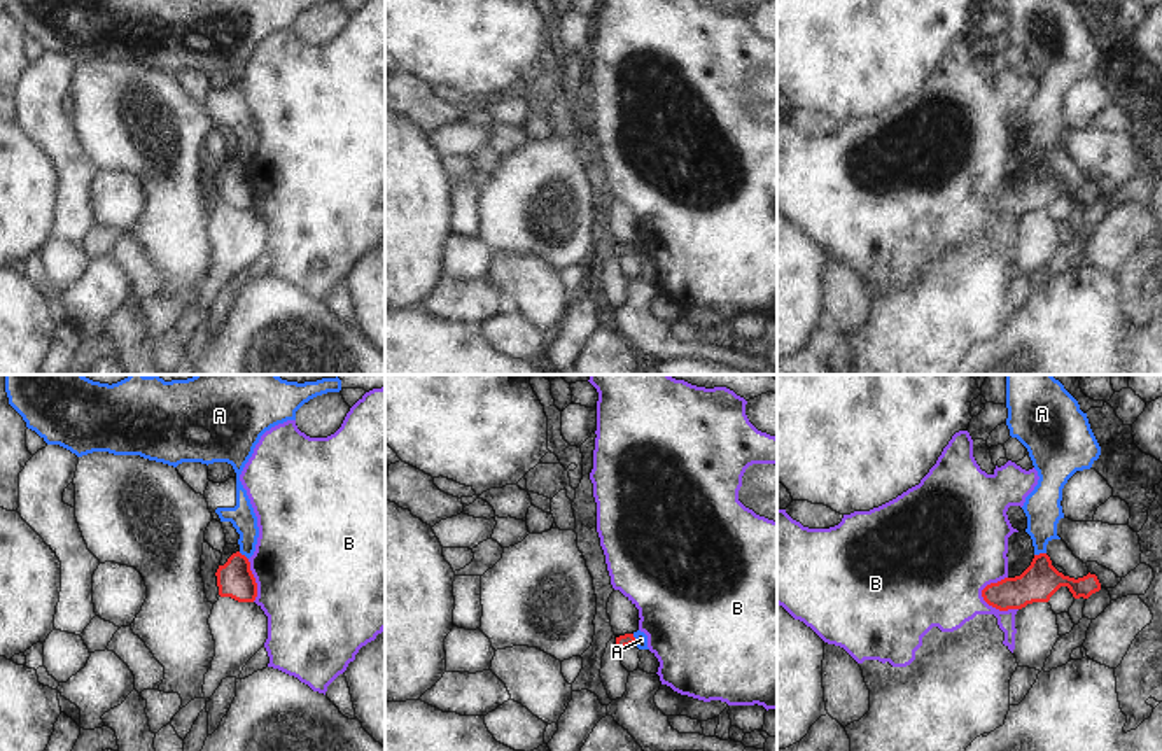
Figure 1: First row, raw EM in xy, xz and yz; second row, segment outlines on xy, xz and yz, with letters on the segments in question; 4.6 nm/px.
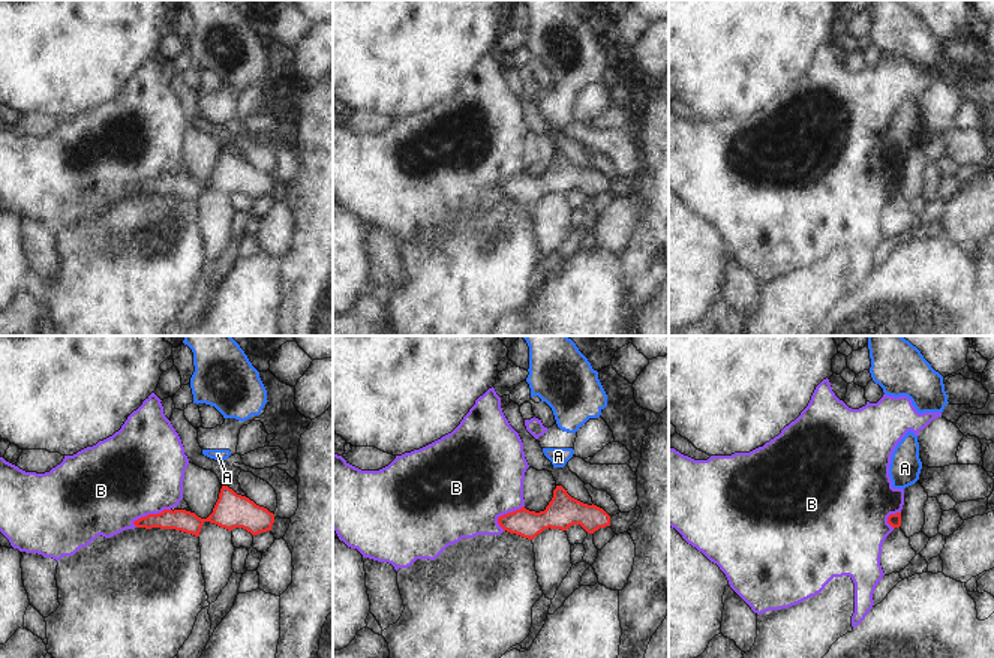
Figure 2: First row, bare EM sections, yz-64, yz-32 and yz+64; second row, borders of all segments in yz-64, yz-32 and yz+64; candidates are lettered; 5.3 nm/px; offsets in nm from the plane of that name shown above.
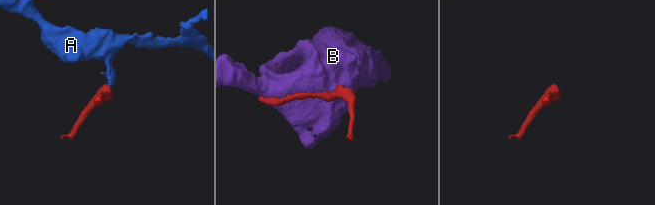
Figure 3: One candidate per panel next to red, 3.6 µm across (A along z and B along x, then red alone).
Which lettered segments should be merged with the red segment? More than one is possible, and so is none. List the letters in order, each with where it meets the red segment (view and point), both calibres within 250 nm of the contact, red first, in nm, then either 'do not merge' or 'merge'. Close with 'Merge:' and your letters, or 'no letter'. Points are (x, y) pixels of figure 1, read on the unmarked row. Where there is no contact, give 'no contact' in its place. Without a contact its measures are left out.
A: yz (1040, 161) | 170/170 nm | do not merge
B: yz (996, 216) | 170/340 nm | do not merge
Merge: no letter

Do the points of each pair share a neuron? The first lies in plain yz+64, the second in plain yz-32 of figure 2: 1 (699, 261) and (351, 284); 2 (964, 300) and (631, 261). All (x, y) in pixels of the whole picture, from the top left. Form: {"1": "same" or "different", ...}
{"1": "same", "2": "different"}

